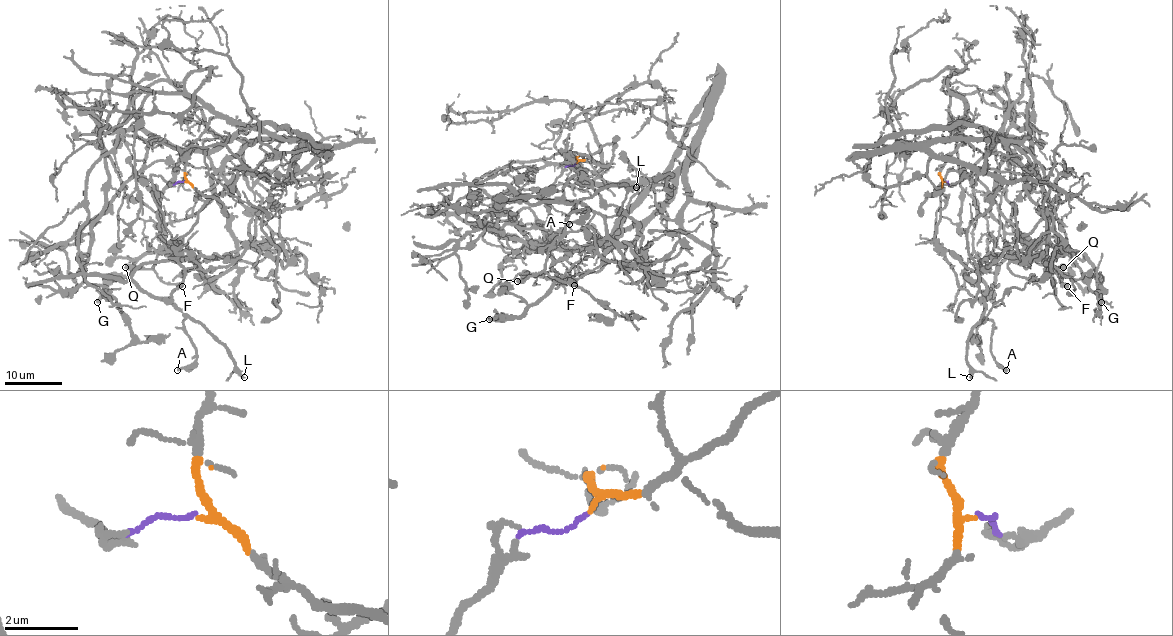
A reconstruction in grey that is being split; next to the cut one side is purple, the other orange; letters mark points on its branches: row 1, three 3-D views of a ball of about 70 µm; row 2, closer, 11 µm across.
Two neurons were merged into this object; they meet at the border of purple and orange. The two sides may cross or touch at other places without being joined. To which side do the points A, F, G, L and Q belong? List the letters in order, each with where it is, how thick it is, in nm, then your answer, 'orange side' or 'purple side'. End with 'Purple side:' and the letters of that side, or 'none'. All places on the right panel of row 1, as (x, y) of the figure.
A: (1006, 370) | 220 nm | purple side
F: (1067, 286) | 550 nm | purple side
G: (1101, 302) | 400 nm | orange side
L: (969, 377) | 240 nm | purple side
Q: (1063, 267) | 600 nm | purple side
Purple side: A, F, L, Q

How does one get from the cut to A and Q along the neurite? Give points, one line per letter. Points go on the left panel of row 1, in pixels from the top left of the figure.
A: (183, 181), (150, 175), (159, 239), (181, 256), (146, 262), (131, 278), (183, 313), (196, 359), (178, 370)
Q: (183, 181), (170, 184), (159, 175), (150, 175), (157, 204), (162, 252), (150, 268), (124, 268)

